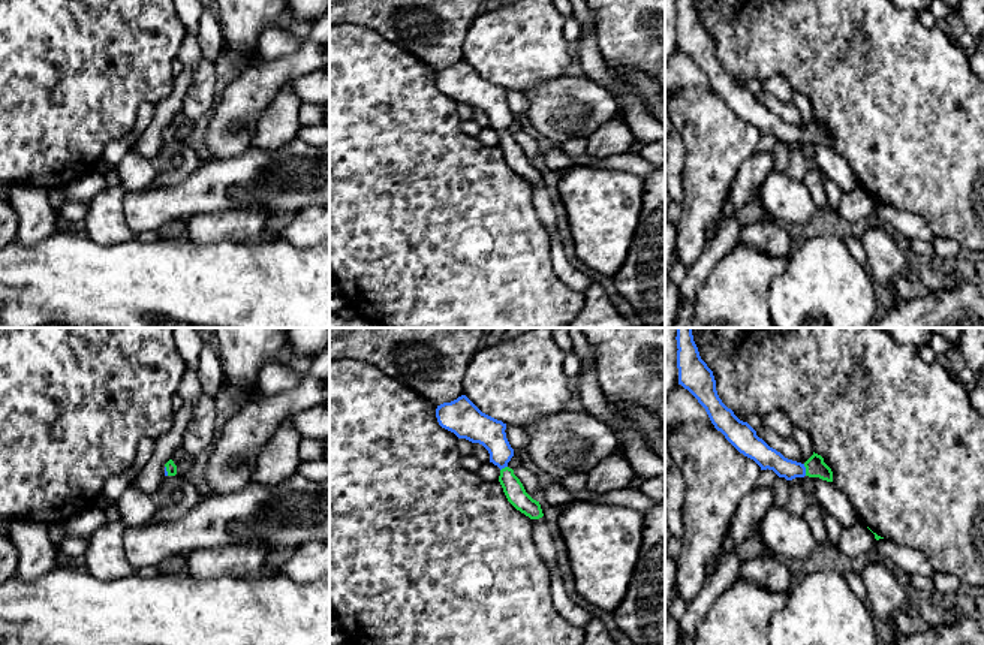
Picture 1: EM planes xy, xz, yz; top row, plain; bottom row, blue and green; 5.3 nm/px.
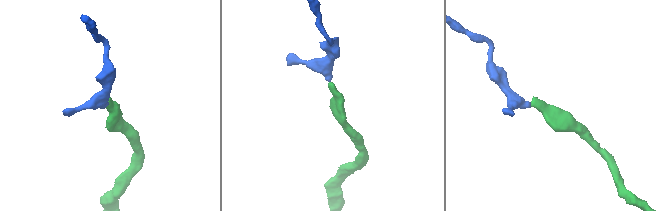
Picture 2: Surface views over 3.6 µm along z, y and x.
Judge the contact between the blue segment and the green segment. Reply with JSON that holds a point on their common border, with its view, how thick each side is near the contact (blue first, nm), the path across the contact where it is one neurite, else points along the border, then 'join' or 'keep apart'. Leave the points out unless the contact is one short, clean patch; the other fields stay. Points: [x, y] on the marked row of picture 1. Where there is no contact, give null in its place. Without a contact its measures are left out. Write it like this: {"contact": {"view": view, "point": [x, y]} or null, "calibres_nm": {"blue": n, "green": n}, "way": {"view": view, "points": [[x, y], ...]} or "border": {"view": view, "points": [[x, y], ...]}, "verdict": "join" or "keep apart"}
{"contact": {"view": "yz", "point": [805, 470]}, "calibres_nm": {"blue": 120, "green": 110}, "way": {"view": "yz", "points": [[766, 457], [787, 469], [805, 470], [815, 467]]}, "verdict": "join"}

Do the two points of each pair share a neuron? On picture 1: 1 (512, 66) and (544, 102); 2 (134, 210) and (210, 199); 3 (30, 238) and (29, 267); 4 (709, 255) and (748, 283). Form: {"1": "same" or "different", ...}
{"1": "different", "2": "same", "3": "different", "4": "different"}

